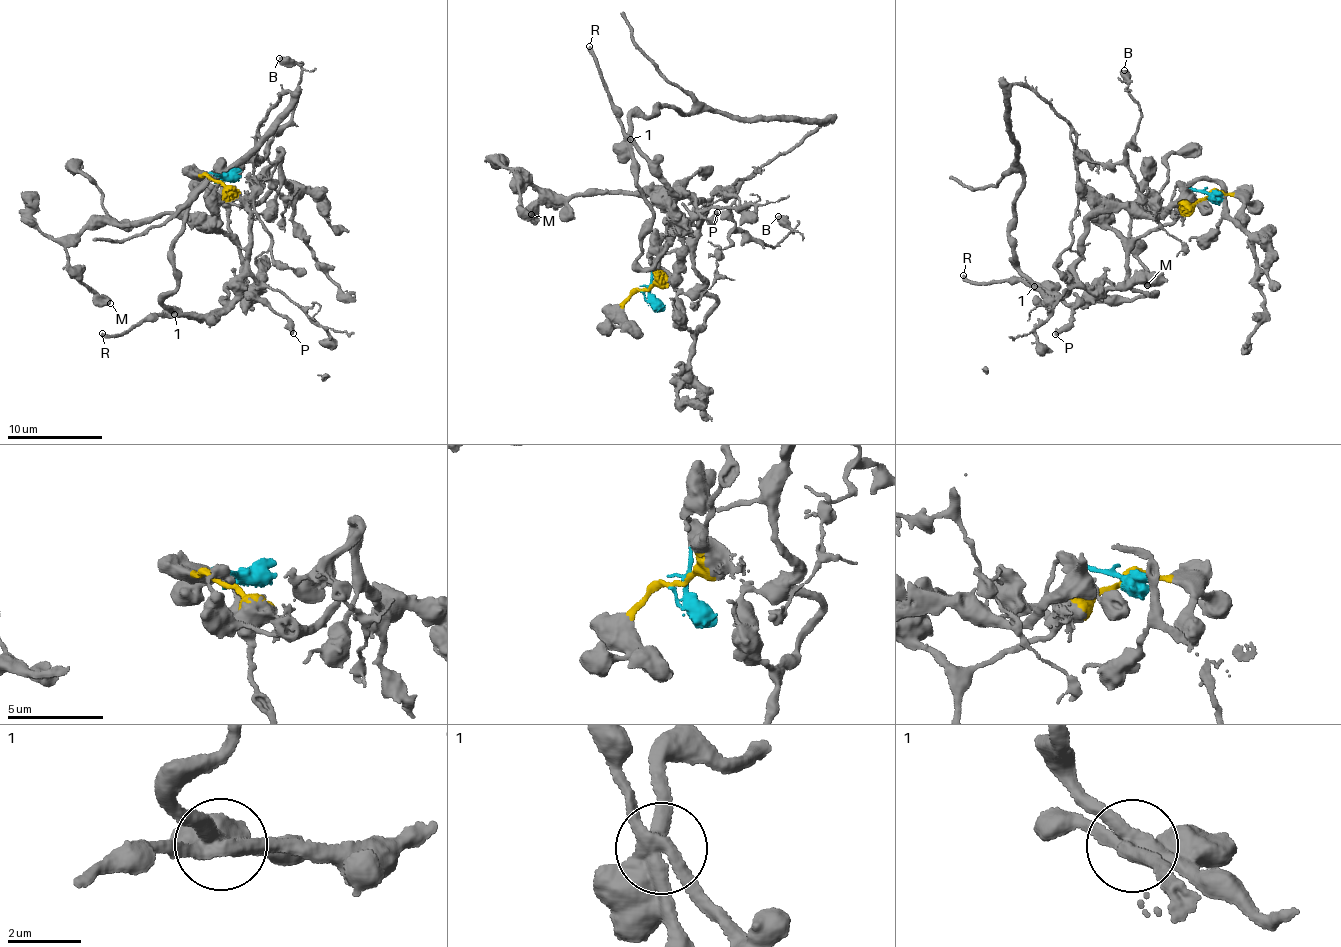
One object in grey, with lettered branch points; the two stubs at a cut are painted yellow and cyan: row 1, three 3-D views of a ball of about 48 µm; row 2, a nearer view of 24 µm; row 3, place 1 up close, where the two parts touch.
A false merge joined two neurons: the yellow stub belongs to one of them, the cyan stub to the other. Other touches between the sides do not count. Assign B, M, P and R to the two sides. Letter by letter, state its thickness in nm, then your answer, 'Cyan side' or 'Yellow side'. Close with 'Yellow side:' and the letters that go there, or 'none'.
B: Thickness 550 nm. Yellow side
M: Thickness 600 nm. Yellow side
P: Thickness 360 nm. Cyan side
R: Thickness 320 nm. Cyan side
Yellow side: B, M

